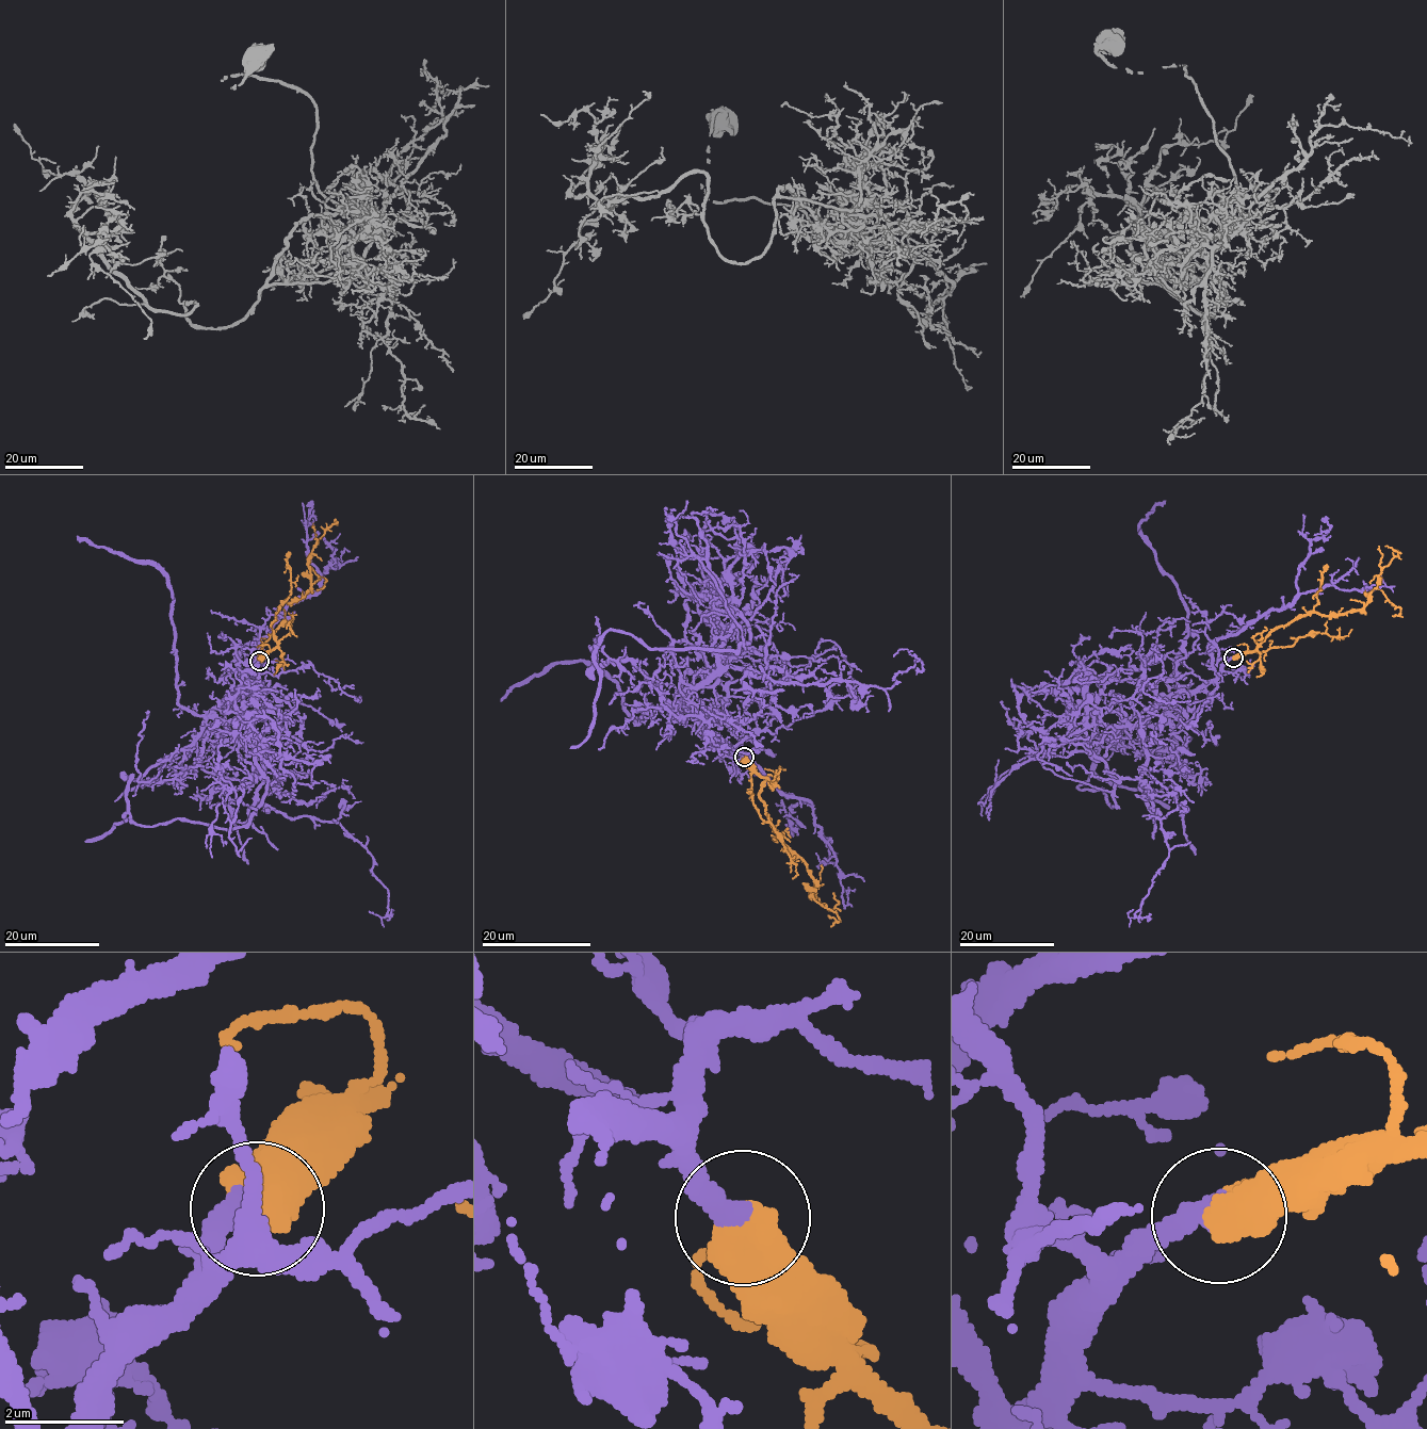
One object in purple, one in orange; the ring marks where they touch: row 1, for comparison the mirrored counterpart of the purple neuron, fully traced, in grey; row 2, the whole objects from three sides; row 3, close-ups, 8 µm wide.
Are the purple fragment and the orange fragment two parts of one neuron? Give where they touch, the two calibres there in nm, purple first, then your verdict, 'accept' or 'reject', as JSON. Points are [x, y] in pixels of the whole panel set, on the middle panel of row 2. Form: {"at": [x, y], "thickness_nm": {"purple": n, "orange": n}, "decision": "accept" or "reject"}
{"at": [744, 757], "thickness_nm": {"purple": 380, "orange": 700}, "decision": "accept"}

